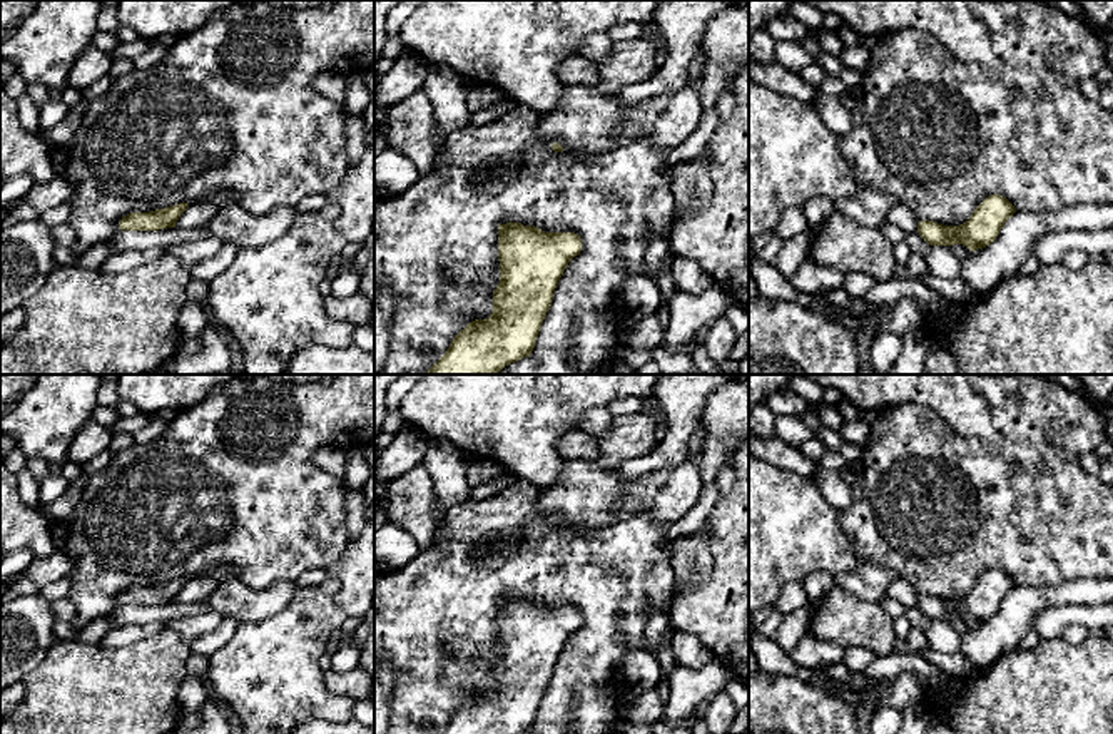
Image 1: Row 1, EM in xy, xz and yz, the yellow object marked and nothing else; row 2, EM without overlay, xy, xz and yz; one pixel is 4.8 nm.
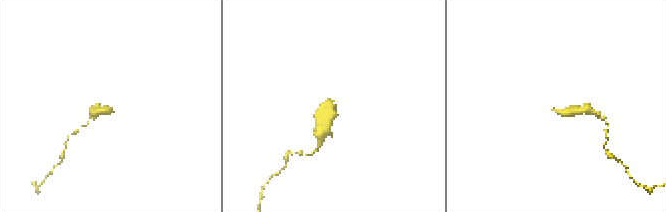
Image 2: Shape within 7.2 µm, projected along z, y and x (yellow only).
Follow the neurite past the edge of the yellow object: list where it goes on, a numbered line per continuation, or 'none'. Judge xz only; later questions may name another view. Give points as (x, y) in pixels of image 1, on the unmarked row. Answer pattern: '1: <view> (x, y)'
1: xz (585, 494)

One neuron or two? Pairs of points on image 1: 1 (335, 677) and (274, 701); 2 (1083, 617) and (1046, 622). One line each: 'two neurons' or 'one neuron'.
1: two neurons
2: one neuron

